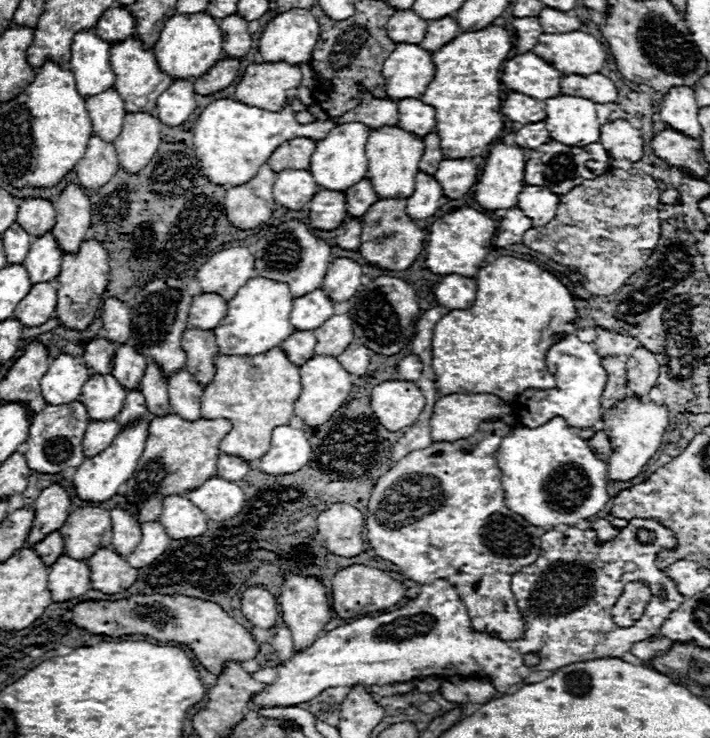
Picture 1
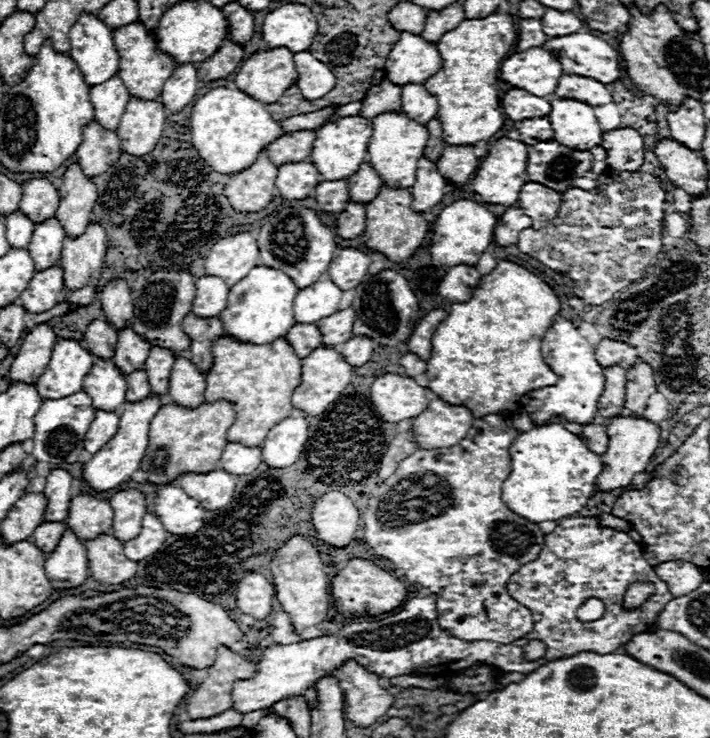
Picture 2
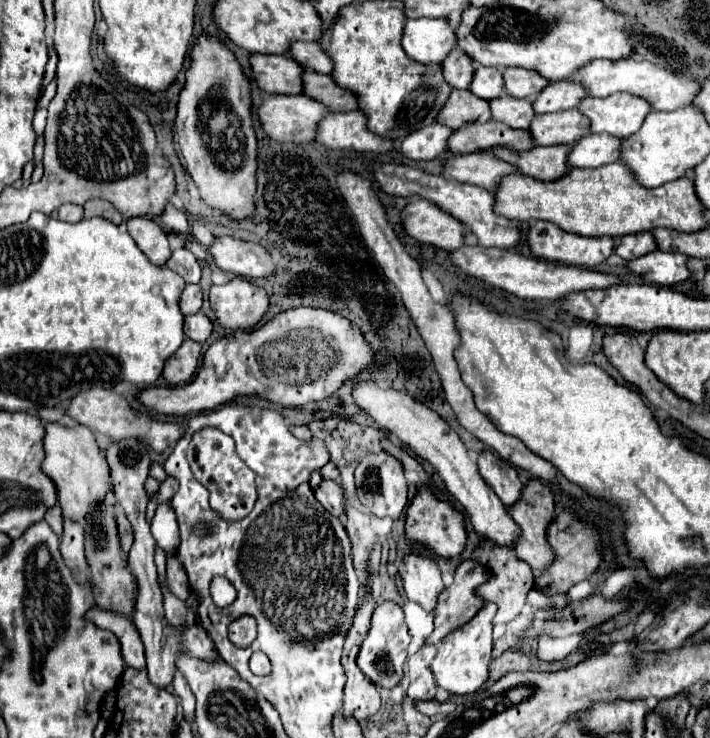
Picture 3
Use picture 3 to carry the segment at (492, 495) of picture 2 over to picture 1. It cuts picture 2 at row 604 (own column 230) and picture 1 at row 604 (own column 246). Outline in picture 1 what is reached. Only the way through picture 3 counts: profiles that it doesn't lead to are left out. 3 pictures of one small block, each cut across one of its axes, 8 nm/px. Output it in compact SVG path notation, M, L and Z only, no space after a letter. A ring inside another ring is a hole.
M484 422L470 438L434 442L398 460L374 486L366 516L366 538L376 556L396 564L406 578L420 584L432 584L438 578L454 582L456 592L468 604L468 614L476 630L492 630L502 640L516 640L524 632L524 618L512 600L510 576L538 558L540 530L504 506L500 468L494 452L500 448L506 432L508 426L504 422Z

